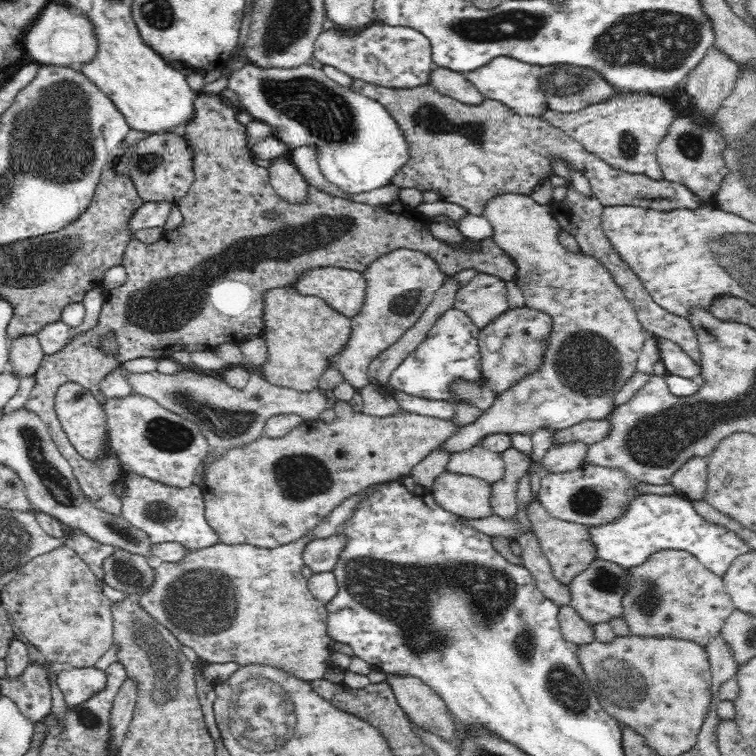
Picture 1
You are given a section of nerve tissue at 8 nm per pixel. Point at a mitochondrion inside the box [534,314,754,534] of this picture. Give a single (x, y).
(590, 364)

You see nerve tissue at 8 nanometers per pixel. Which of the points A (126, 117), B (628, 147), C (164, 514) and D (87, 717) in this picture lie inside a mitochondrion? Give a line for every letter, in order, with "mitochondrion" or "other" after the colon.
A: other
B: mitochondrion
C: mitochondrion
D: mitochondrion

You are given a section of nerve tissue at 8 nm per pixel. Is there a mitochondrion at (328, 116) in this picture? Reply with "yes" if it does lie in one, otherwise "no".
yes

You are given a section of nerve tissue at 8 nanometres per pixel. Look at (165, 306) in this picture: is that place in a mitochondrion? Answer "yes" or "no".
yes

